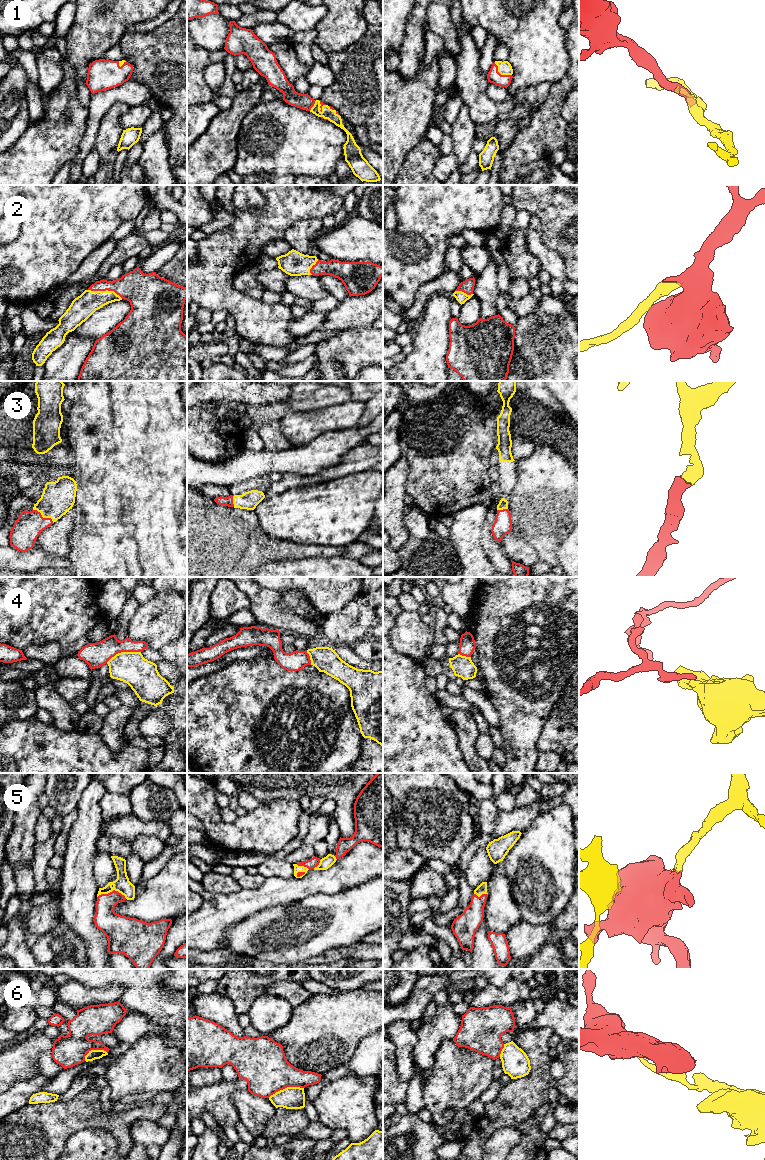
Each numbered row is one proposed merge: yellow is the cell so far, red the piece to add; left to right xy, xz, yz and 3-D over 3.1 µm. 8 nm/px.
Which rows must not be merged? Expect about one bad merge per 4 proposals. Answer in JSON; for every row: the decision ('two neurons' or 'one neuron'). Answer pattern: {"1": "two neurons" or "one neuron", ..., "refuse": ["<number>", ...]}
{"1": "one neuron", "2": "one neuron", "3": "one neuron", "4": "two neurons", "5": "one neuron", "6": "two neurons", "refuse": ["4", "6"]}

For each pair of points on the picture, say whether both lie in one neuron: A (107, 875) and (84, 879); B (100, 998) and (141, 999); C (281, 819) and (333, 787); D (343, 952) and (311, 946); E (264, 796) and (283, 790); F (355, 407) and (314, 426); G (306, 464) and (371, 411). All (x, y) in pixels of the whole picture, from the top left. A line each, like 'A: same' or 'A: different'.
A: different
B: different
C: different
D: different
E: same
F: same
G: different

